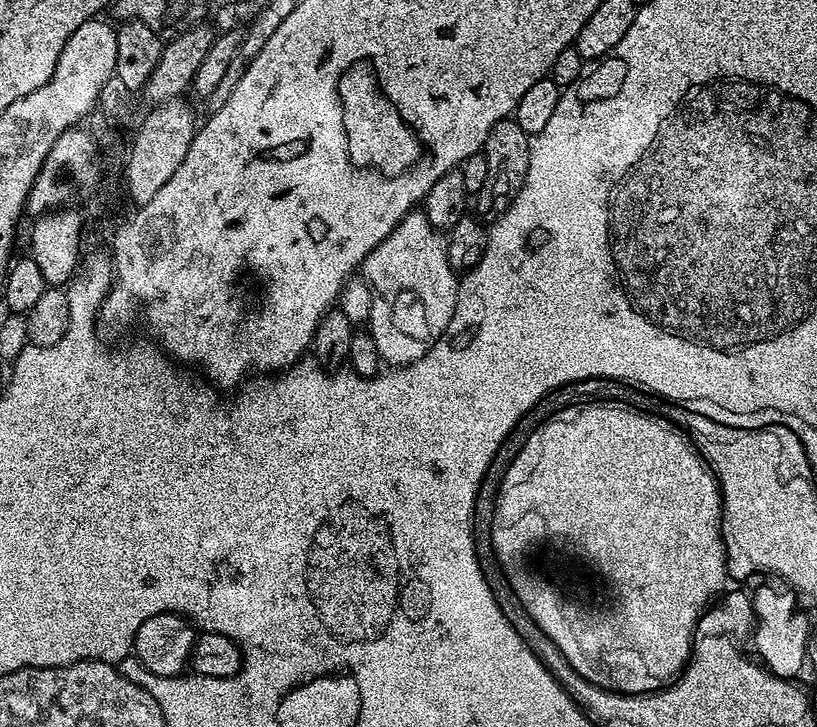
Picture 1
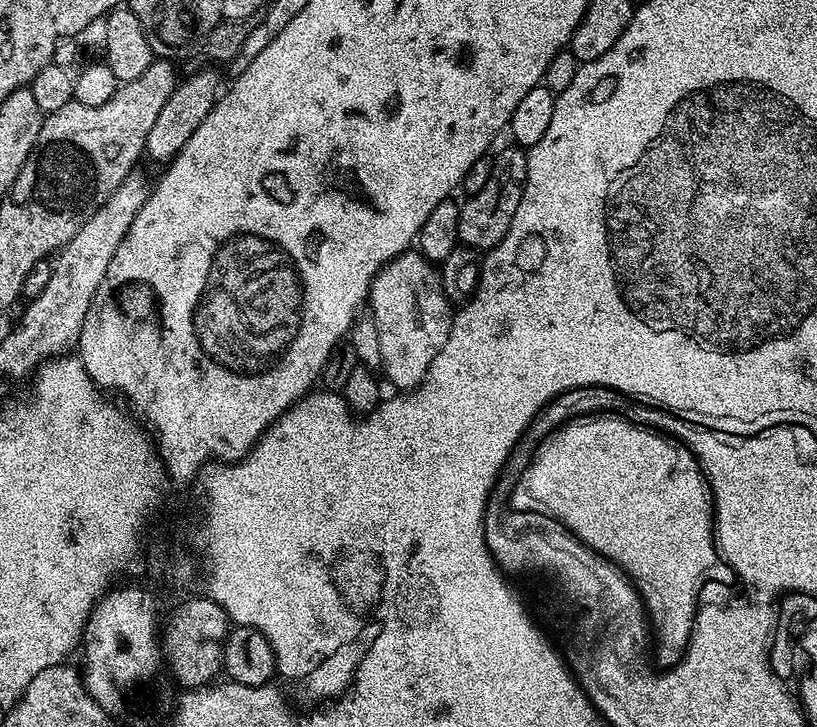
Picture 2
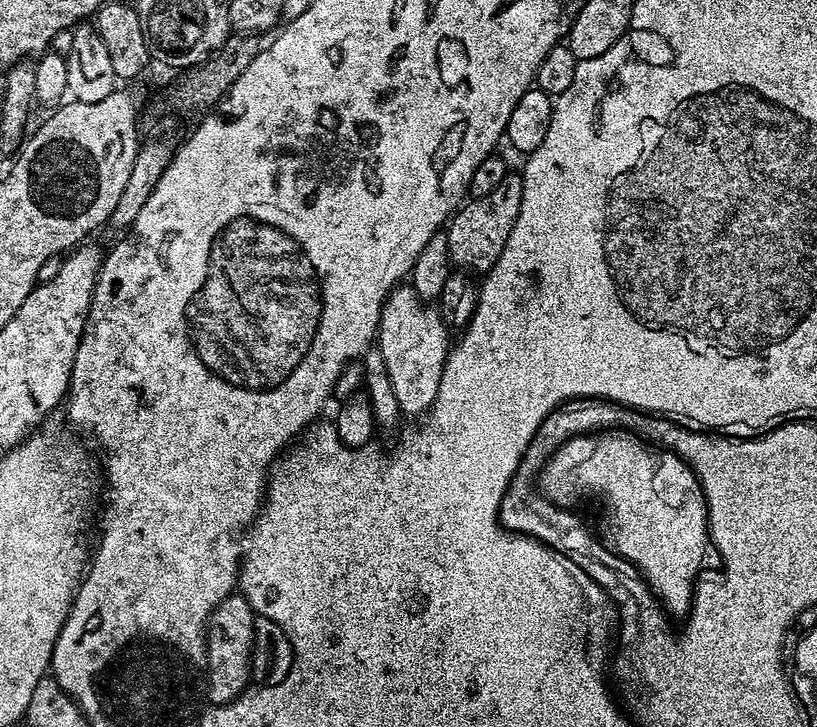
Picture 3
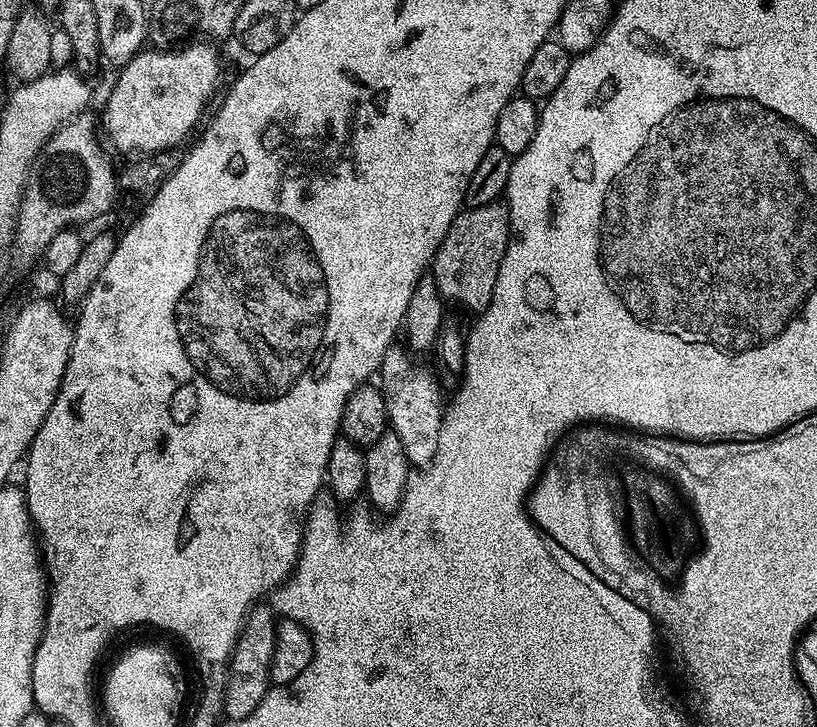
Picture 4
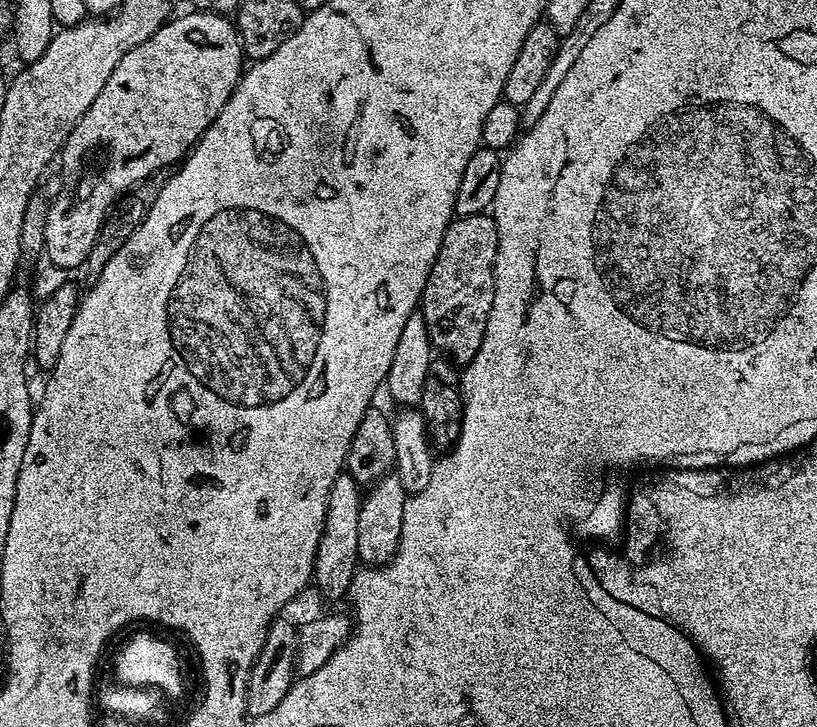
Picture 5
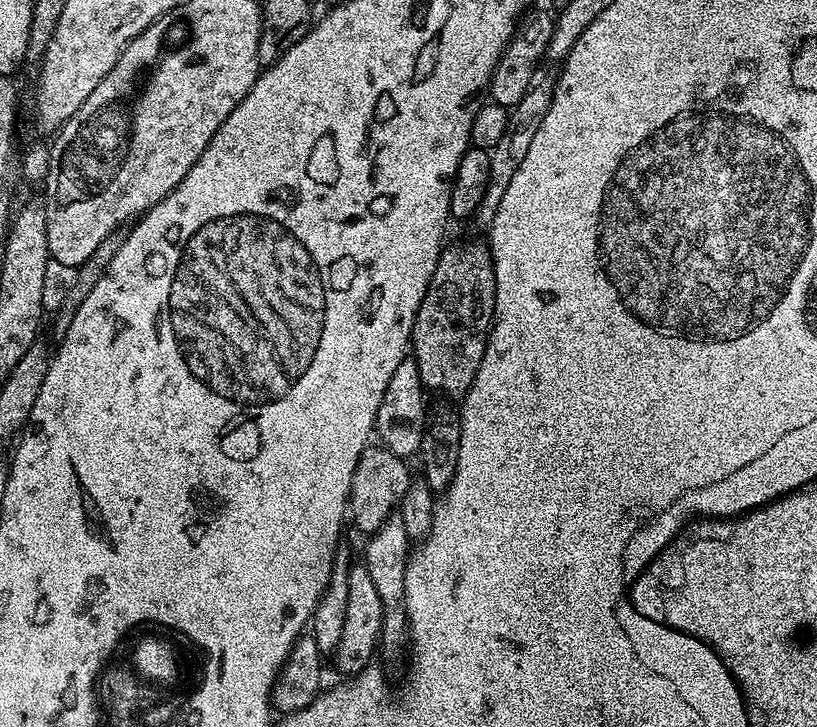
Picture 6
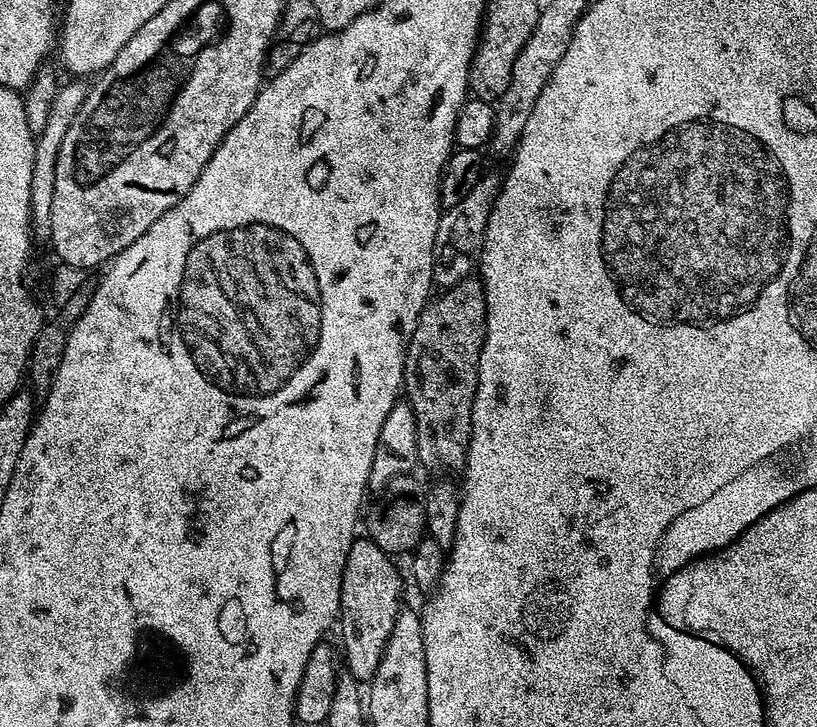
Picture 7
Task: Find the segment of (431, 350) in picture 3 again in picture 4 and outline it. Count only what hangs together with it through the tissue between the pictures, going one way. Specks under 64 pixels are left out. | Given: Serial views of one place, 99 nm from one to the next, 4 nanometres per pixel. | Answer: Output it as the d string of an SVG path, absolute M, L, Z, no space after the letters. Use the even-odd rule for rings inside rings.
M407 347L388 348L380 363L378 380L384 393L390 430L394 434L398 434L398 438L406 450L409 465L423 470L432 463L434 454L438 450L438 434L444 421L445 405L440 404L442 389L437 377L429 369L428 373L424 368L416 368L416 364L411 358L413 359Z

